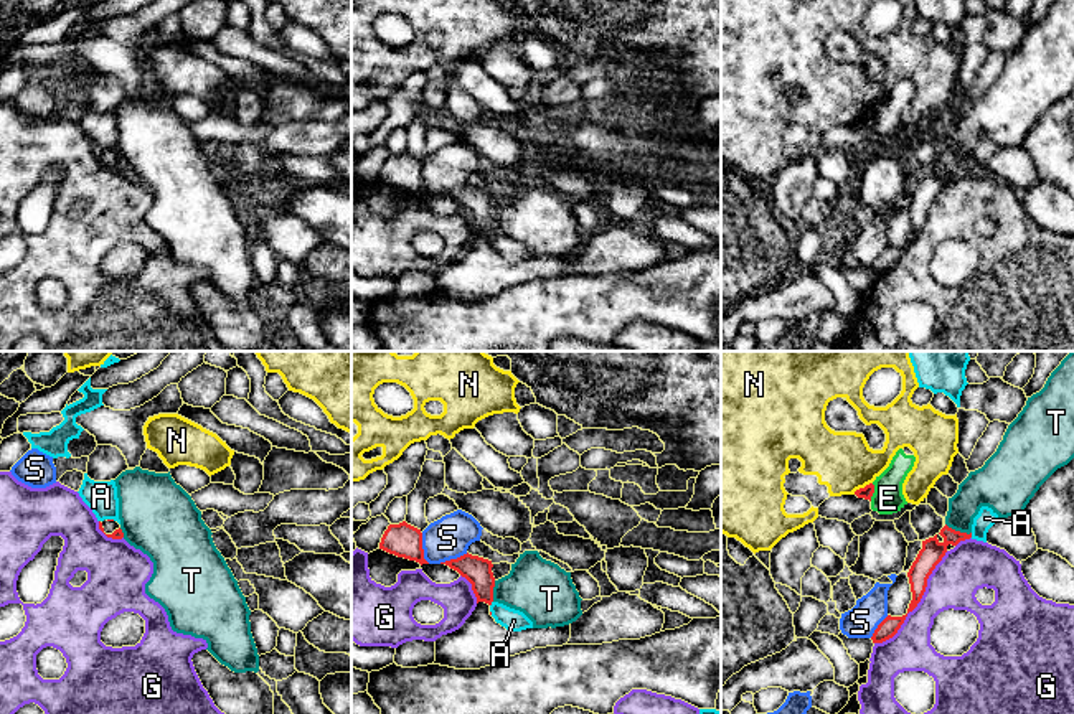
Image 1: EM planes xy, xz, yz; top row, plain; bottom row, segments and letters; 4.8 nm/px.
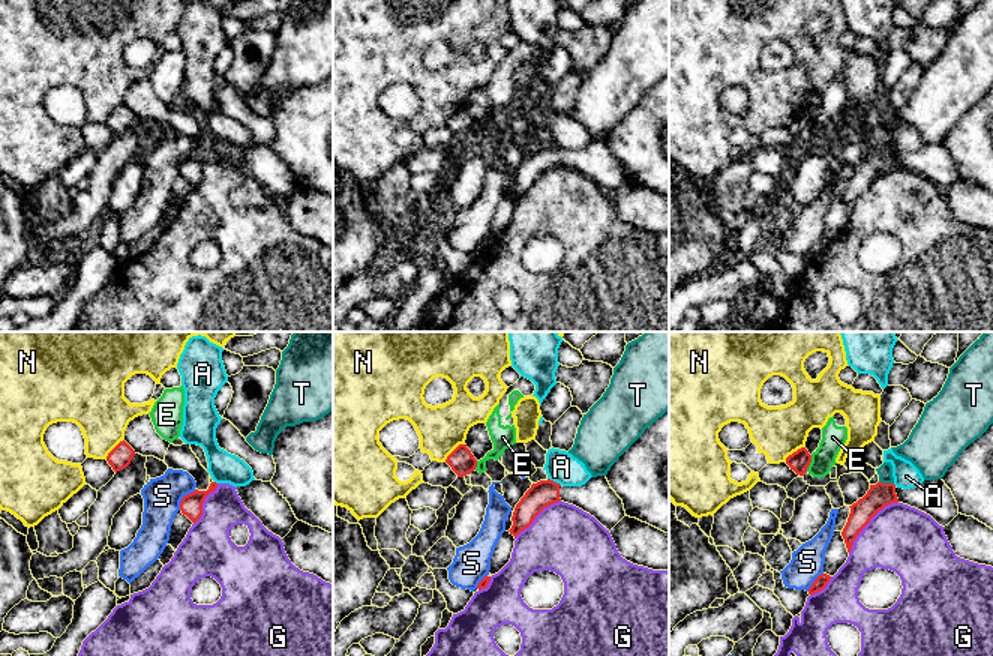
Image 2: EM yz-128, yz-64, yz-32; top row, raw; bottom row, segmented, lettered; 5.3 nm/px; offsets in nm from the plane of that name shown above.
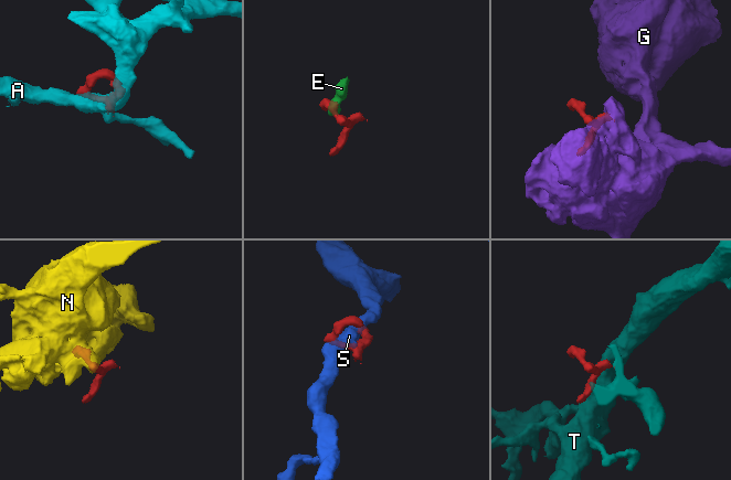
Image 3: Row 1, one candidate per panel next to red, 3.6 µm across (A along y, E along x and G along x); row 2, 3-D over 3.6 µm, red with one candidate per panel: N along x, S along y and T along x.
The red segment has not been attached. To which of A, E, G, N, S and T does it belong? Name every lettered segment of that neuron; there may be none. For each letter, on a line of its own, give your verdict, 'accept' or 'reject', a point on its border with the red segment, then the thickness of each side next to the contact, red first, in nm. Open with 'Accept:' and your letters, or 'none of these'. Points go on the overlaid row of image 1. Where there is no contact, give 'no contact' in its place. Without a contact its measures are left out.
Accept: none of these
A: reject; meets red in xz at (490, 604); 140 nm thick on the red side, 110 nm on the other
E: reject; meets red in yz at (873, 492); 60 nm thick on the red side, 150 nm on the other
G: reject; meets red in yz at (919, 601); 120 nm thick on the red side, 240 nm on the other
N: reject; meets red in yz at (862, 488); 60 nm thick on the red side, 280 nm on the other
S: reject; meets red in xz at (421, 548); 160 nm thick on the red side, 200 nm on the other
T: reject; meets red in yz at (959, 531); 120 nm thick on the red side, 190 nm on the other

